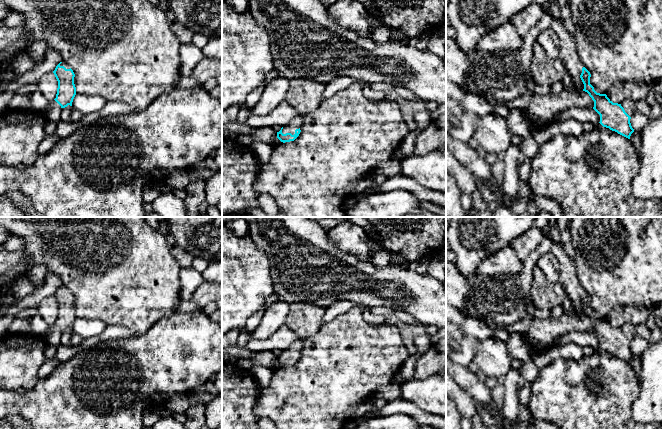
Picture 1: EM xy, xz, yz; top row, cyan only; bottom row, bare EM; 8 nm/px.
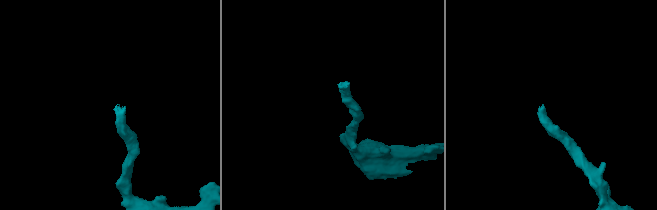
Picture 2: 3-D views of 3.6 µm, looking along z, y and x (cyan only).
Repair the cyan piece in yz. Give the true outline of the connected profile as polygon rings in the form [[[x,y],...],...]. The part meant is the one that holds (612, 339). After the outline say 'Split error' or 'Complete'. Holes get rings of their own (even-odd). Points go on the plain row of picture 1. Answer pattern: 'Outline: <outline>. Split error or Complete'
Outline: [[[552,240],[550,252],[557,258],[560,266],[558,284],[573,301],[580,301],[583,315],[587,316],[594,325],[593,333],[600,339],[600,348],[612,355],[630,363],[634,353],[631,350],[631,341],[625,336],[621,328],[613,327],[606,318],[597,317],[590,308],[590,296],[581,287],[576,276],[573,260],[566,254],[560,244]]]. Split error

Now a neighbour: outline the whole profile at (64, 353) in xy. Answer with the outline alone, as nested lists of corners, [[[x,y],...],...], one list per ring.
[[[107,325],[105,330],[99,336],[84,339],[78,346],[59,345],[54,359],[58,362],[58,364],[60,364],[66,362],[77,353],[96,346],[100,342],[106,340],[134,337],[135,336],[132,334],[132,332],[123,326]]]

